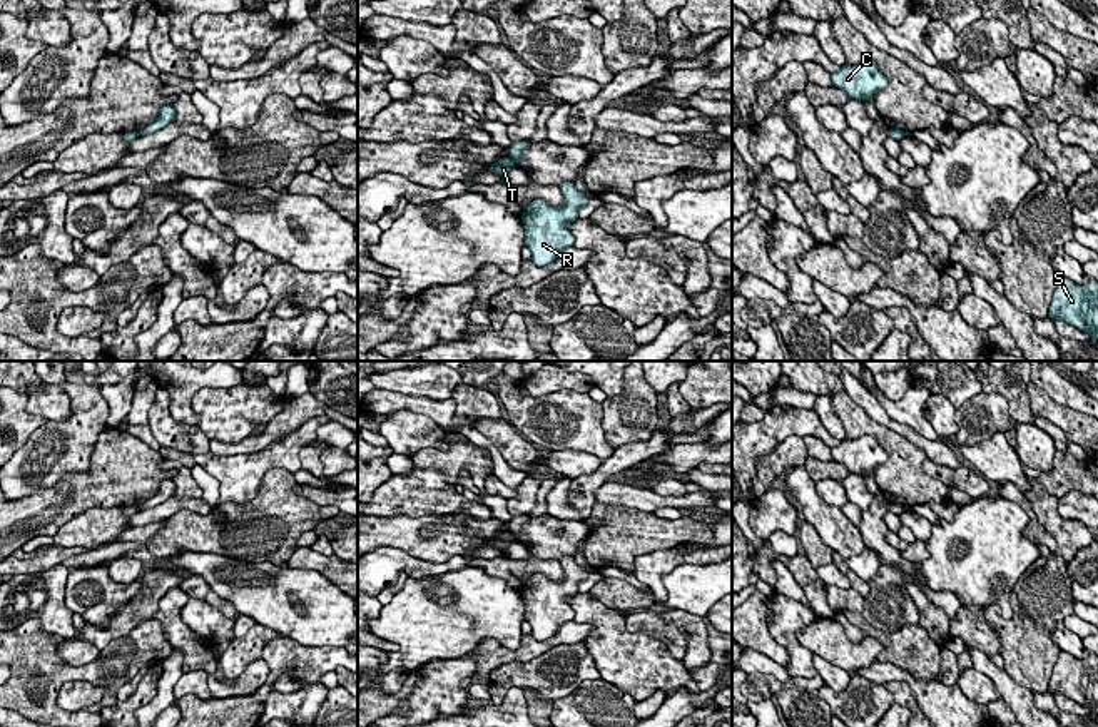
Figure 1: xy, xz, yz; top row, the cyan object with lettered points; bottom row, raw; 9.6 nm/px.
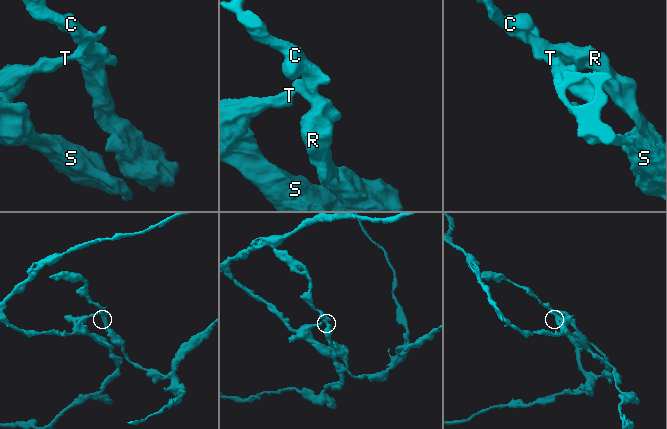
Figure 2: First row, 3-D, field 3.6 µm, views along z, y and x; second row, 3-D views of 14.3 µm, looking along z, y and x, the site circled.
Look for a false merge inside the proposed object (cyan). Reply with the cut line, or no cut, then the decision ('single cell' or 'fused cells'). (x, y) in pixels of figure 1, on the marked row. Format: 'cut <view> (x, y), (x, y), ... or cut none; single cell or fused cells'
cut xz (508, 156), (515, 161); fused cells

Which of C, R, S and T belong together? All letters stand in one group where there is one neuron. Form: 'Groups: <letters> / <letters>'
Groups: C R / S T

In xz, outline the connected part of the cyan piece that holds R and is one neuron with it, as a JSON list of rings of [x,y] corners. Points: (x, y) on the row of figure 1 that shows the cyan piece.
[[[563,182],[560,191],[565,199],[562,207],[535,199],[521,212],[526,232],[525,246],[531,251],[531,261],[536,266],[553,262],[565,247],[575,244],[575,237],[565,224],[577,221],[578,209],[590,201],[575,187],[575,182]]]

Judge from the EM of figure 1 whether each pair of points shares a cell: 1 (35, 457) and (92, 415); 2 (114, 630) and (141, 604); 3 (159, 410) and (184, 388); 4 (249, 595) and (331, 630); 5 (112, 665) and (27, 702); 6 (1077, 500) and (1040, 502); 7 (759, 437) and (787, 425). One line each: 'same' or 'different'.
1: same
2: same
3: different
4: same
5: same
6: different
7: same

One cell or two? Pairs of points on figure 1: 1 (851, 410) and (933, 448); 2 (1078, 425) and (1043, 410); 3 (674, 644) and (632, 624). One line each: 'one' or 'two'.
1: two
2: one
3: one

